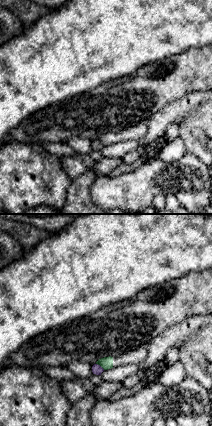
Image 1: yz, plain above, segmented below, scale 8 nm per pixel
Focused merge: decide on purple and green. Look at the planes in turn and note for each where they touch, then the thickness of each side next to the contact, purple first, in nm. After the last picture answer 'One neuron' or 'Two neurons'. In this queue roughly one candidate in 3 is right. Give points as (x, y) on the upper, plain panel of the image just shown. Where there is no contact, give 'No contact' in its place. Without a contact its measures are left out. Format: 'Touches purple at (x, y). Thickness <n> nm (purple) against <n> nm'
Touches purple at (99, 141). Thickness 80 nm (purple) against 100 nm

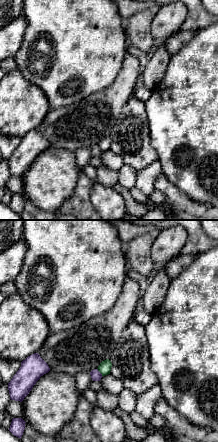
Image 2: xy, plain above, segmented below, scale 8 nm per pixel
Touches purple at (99, 148). Thickness 80 nm (purple) against 100 nm

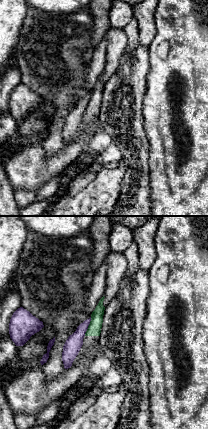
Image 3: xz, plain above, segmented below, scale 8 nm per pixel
Touches purple at (88, 101). Thickness 140 nm (purple) against 110 nm

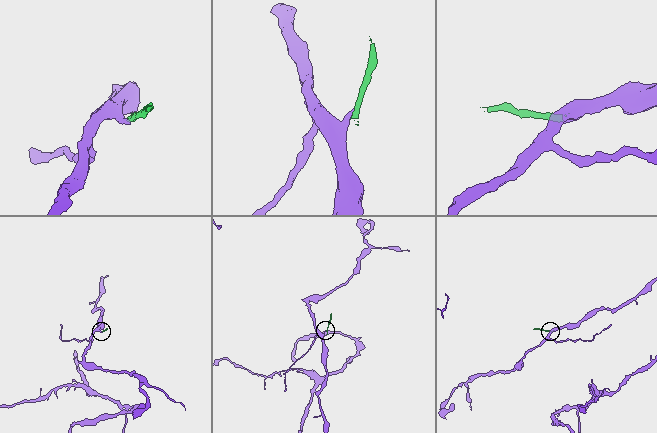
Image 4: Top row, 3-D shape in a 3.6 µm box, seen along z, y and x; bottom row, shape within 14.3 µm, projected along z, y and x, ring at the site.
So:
Two neurons

